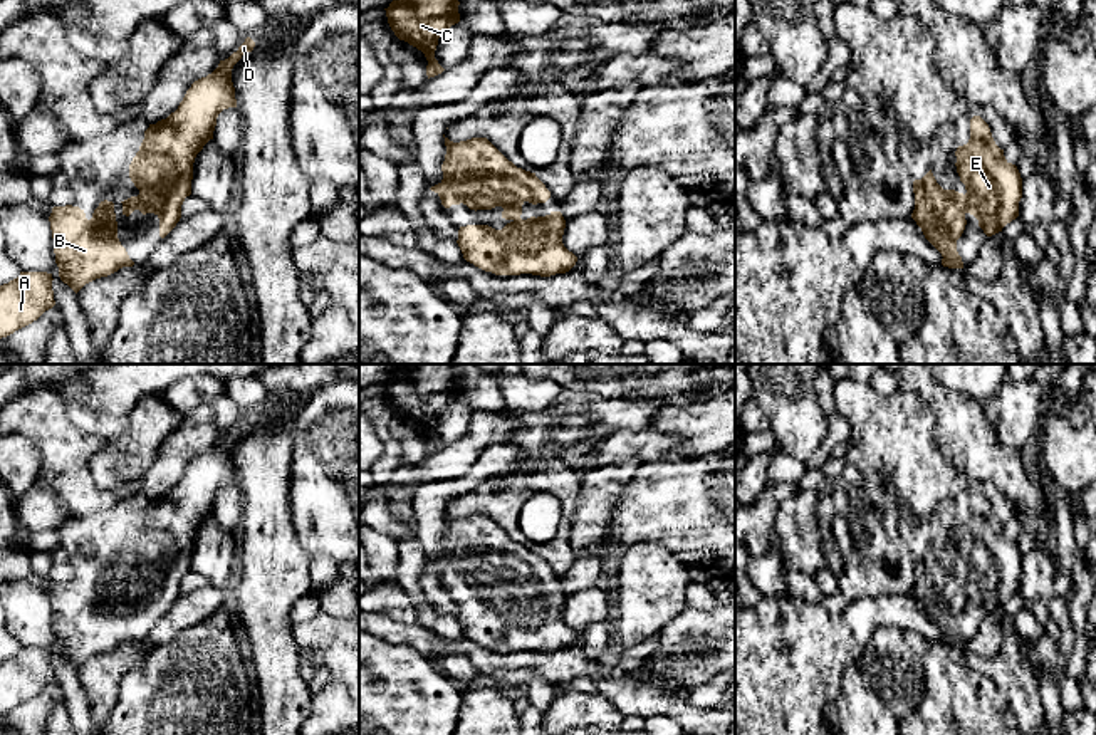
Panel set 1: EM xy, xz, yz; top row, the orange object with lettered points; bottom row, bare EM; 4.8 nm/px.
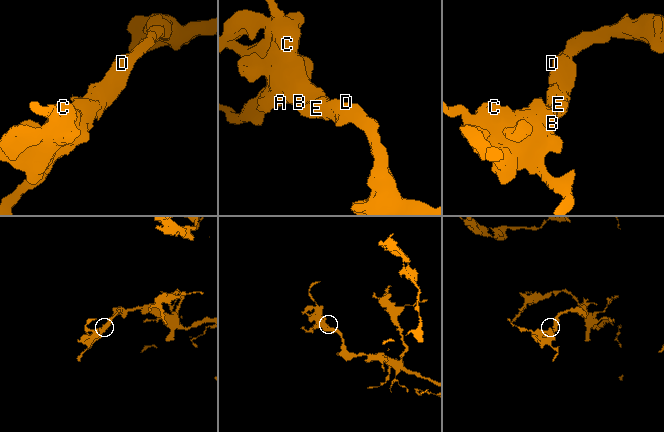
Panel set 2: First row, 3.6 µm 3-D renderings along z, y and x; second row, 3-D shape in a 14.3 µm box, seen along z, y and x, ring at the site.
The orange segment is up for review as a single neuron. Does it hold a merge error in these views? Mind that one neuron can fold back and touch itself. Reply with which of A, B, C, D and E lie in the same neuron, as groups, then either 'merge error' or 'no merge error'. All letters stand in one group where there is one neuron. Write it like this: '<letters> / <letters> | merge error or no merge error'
A B C D E | no merge error

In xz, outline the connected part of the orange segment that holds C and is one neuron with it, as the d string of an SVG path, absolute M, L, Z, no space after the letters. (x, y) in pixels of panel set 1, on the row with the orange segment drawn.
M393 0L384 8L394 35L425 54L428 79L445 70L435 50L440 35L460 22L458 5L458 0Z

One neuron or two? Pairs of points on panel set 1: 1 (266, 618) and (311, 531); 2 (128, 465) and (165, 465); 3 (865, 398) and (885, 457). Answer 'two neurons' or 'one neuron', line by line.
1: two neurons
2: two neurons
3: one neuron

